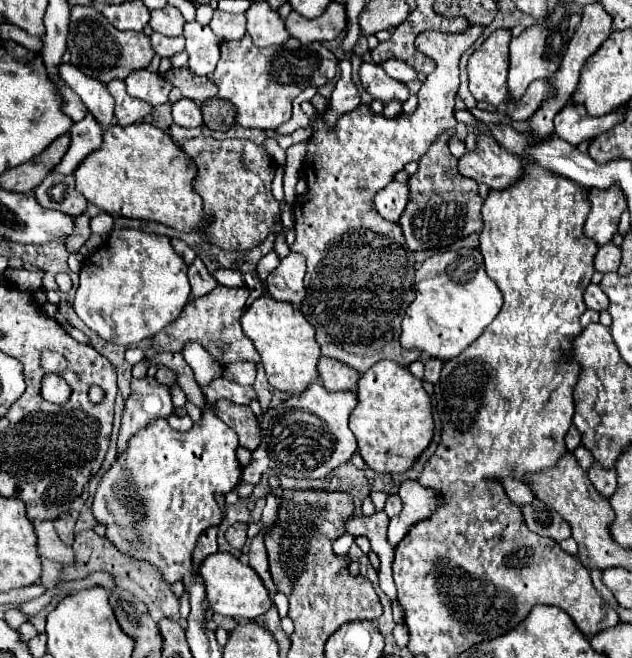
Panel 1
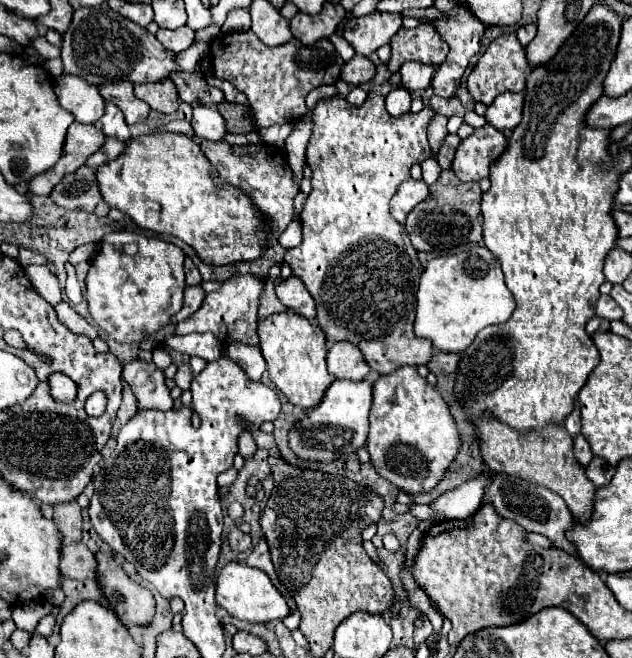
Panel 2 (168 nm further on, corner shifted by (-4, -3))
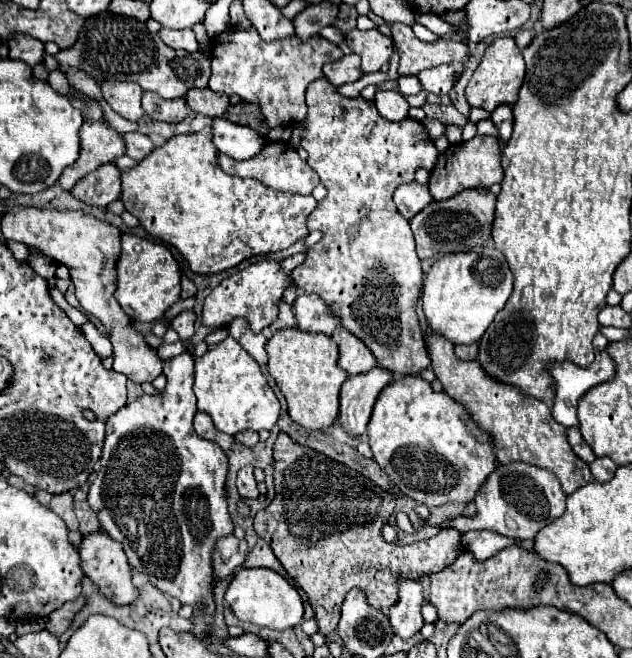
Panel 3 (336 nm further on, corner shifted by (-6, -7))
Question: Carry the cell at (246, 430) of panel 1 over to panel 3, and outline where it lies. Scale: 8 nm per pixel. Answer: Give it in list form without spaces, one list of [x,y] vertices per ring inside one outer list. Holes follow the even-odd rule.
[[[281,432],[277,436],[273,448],[273,464],[275,464],[275,498],[267,508],[255,514],[255,532],[261,536],[275,552],[287,574],[305,590],[311,606],[315,608],[315,618],[319,622],[319,632],[329,636],[339,622],[341,602],[351,588],[363,588],[367,592],[369,602],[377,610],[387,610],[397,602],[397,586],[399,578],[417,580],[421,576],[429,576],[431,572],[439,572],[451,564],[461,548],[461,534],[453,528],[441,530],[437,536],[421,542],[411,542],[405,546],[387,544],[381,536],[383,526],[389,522],[389,516],[395,508],[395,498],[373,484],[369,478],[361,476],[357,470],[331,460],[329,456],[315,452],[307,446],[301,446],[289,438],[289,434]]]

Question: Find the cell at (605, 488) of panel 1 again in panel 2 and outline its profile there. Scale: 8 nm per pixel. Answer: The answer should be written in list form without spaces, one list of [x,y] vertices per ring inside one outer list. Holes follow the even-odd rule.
[[[593,458],[591,464],[587,466],[587,478],[597,486],[597,488],[603,488],[611,482],[615,474],[615,468],[609,466],[603,458]]]

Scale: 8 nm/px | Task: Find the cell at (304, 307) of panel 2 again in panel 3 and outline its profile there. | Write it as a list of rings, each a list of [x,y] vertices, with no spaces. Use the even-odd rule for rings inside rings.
[[[301,294],[293,304],[293,312],[297,326],[303,332],[331,336],[335,328],[341,326],[341,320],[335,320],[329,306],[325,306],[325,302],[315,294]]]

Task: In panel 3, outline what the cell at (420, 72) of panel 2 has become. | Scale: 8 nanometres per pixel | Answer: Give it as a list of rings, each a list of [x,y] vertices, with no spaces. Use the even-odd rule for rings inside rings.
[[[439,66],[419,72],[419,80],[427,92],[433,94],[447,94],[457,82],[457,68],[455,66]]]

